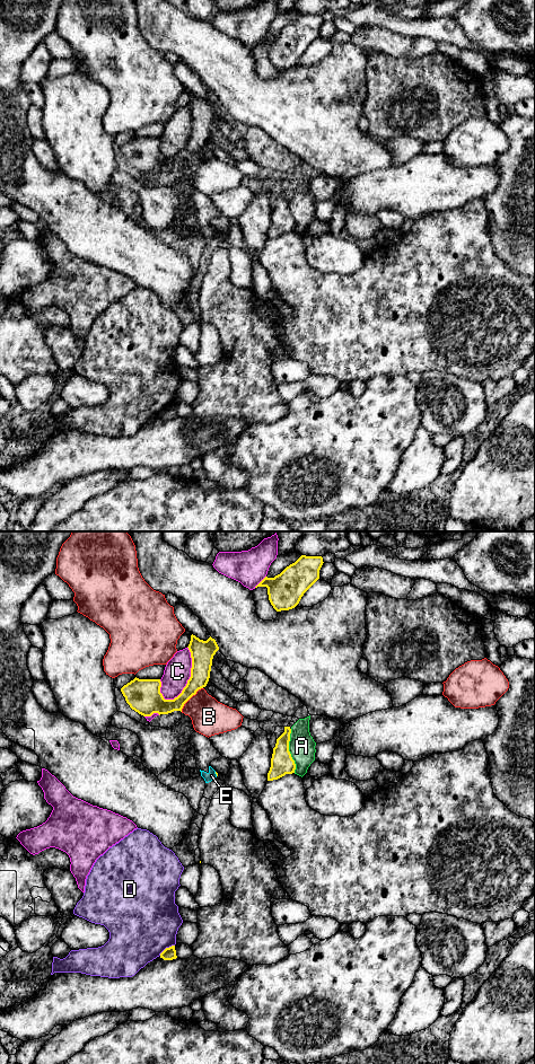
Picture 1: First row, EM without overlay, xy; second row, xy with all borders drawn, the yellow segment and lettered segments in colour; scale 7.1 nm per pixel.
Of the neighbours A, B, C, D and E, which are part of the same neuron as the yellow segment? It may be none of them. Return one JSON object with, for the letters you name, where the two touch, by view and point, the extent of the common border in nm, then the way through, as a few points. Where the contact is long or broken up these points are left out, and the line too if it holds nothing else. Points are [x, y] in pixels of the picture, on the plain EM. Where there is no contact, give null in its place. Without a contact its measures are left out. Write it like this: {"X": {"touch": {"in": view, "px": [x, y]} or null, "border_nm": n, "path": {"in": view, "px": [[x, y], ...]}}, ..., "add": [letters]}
{"add": []}

